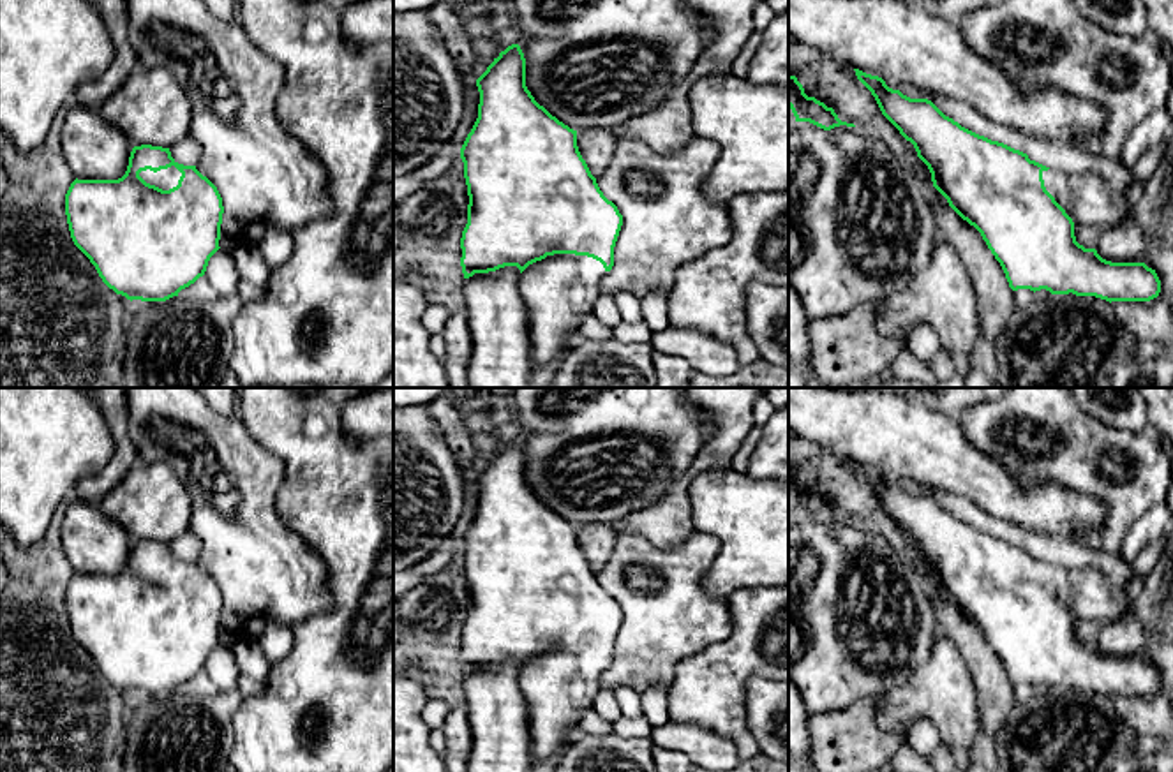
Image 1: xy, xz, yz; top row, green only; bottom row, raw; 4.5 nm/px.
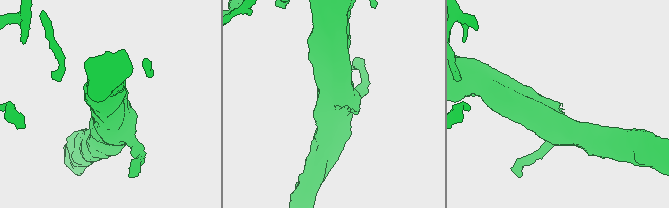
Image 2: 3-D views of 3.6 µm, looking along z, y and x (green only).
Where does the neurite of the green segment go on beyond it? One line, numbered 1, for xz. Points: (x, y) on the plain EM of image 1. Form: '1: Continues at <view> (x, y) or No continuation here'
1: Continues at xz (560, 686)

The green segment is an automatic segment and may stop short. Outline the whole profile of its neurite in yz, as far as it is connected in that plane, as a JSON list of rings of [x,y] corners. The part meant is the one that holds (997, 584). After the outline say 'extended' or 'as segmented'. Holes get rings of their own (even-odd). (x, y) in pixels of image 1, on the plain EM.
[[[854,465],[875,492],[882,509],[914,539],[917,552],[931,568],[933,582],[981,627],[1012,686],[1046,684],[1051,689],[1072,687],[1109,698],[1150,696],[1159,691],[1161,675],[1155,664],[1145,657],[1106,656],[1095,643],[1080,640],[1074,631],[1076,619],[1104,627],[1125,617],[1132,589],[1125,589],[1094,568],[1050,564],[1020,545],[961,522],[931,495],[910,494],[889,483],[882,472]]]; extended

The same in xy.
[[[141,539],[134,541],[129,552],[127,566],[118,575],[74,575],[65,589],[65,610],[71,626],[71,633],[74,640],[90,654],[95,661],[102,677],[113,684],[116,689],[125,691],[127,694],[141,694],[141,696],[166,696],[191,679],[194,679],[199,672],[205,670],[210,652],[220,643],[220,619],[222,619],[222,592],[217,582],[203,571],[196,560],[183,560],[178,559],[173,552],[169,543]]]; extended

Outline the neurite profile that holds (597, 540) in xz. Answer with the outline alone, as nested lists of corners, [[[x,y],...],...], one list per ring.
[[[582,523],[577,527],[577,541],[591,569],[598,573],[612,555],[616,532],[612,523]]]

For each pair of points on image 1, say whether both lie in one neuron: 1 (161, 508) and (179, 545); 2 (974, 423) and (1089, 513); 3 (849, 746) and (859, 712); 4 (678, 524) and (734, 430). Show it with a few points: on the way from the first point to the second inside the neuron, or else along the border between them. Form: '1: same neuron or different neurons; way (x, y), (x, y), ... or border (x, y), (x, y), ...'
1: different neurons; border (187, 529), (170, 543)
2: different neurons; border (1009, 473), (1025, 487), (1059, 483), (1089, 496)
3: same neuron; way (852, 737), (859, 721)
4: same neuron; way (678, 501), (681, 483), (711, 453)

